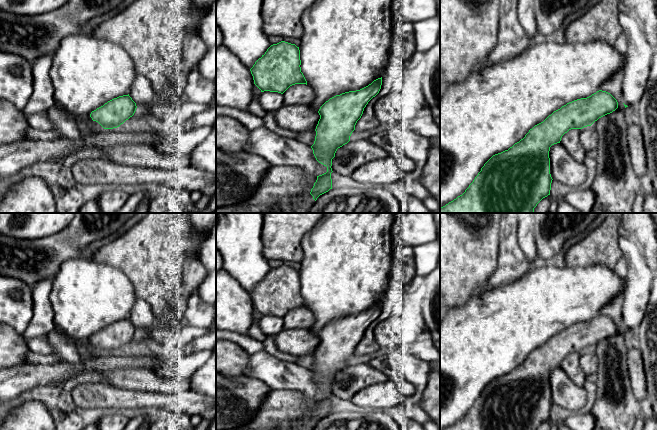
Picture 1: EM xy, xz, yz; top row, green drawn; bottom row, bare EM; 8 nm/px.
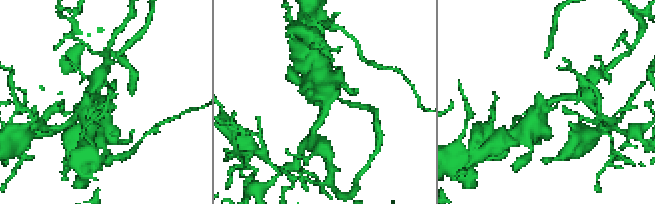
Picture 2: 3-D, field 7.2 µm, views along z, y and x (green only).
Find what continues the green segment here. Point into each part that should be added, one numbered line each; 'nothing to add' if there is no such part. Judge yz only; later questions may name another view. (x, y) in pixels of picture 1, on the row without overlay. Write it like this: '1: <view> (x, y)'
1: yz (588, 361)
2: yz (564, 392)

